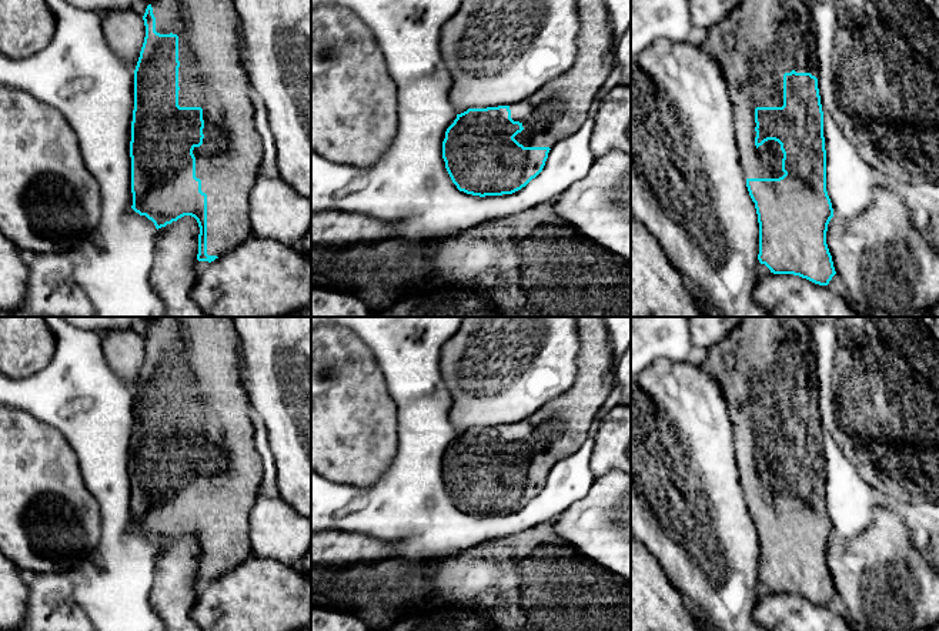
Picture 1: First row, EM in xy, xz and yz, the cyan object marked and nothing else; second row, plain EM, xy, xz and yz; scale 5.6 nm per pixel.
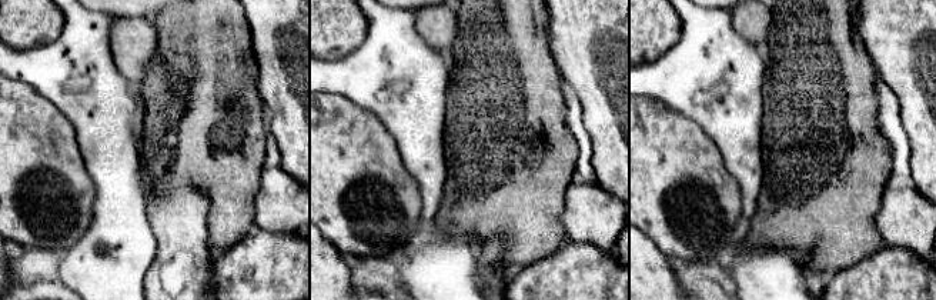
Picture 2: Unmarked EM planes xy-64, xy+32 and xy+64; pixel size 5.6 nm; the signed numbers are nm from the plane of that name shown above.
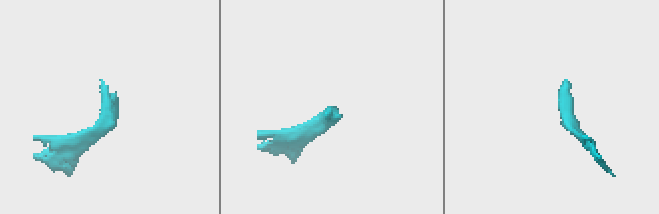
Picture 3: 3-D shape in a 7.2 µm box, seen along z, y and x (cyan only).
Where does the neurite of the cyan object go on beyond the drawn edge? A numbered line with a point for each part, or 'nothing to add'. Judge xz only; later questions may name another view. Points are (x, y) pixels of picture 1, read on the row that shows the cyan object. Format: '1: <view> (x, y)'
1: xz (558, 109)

